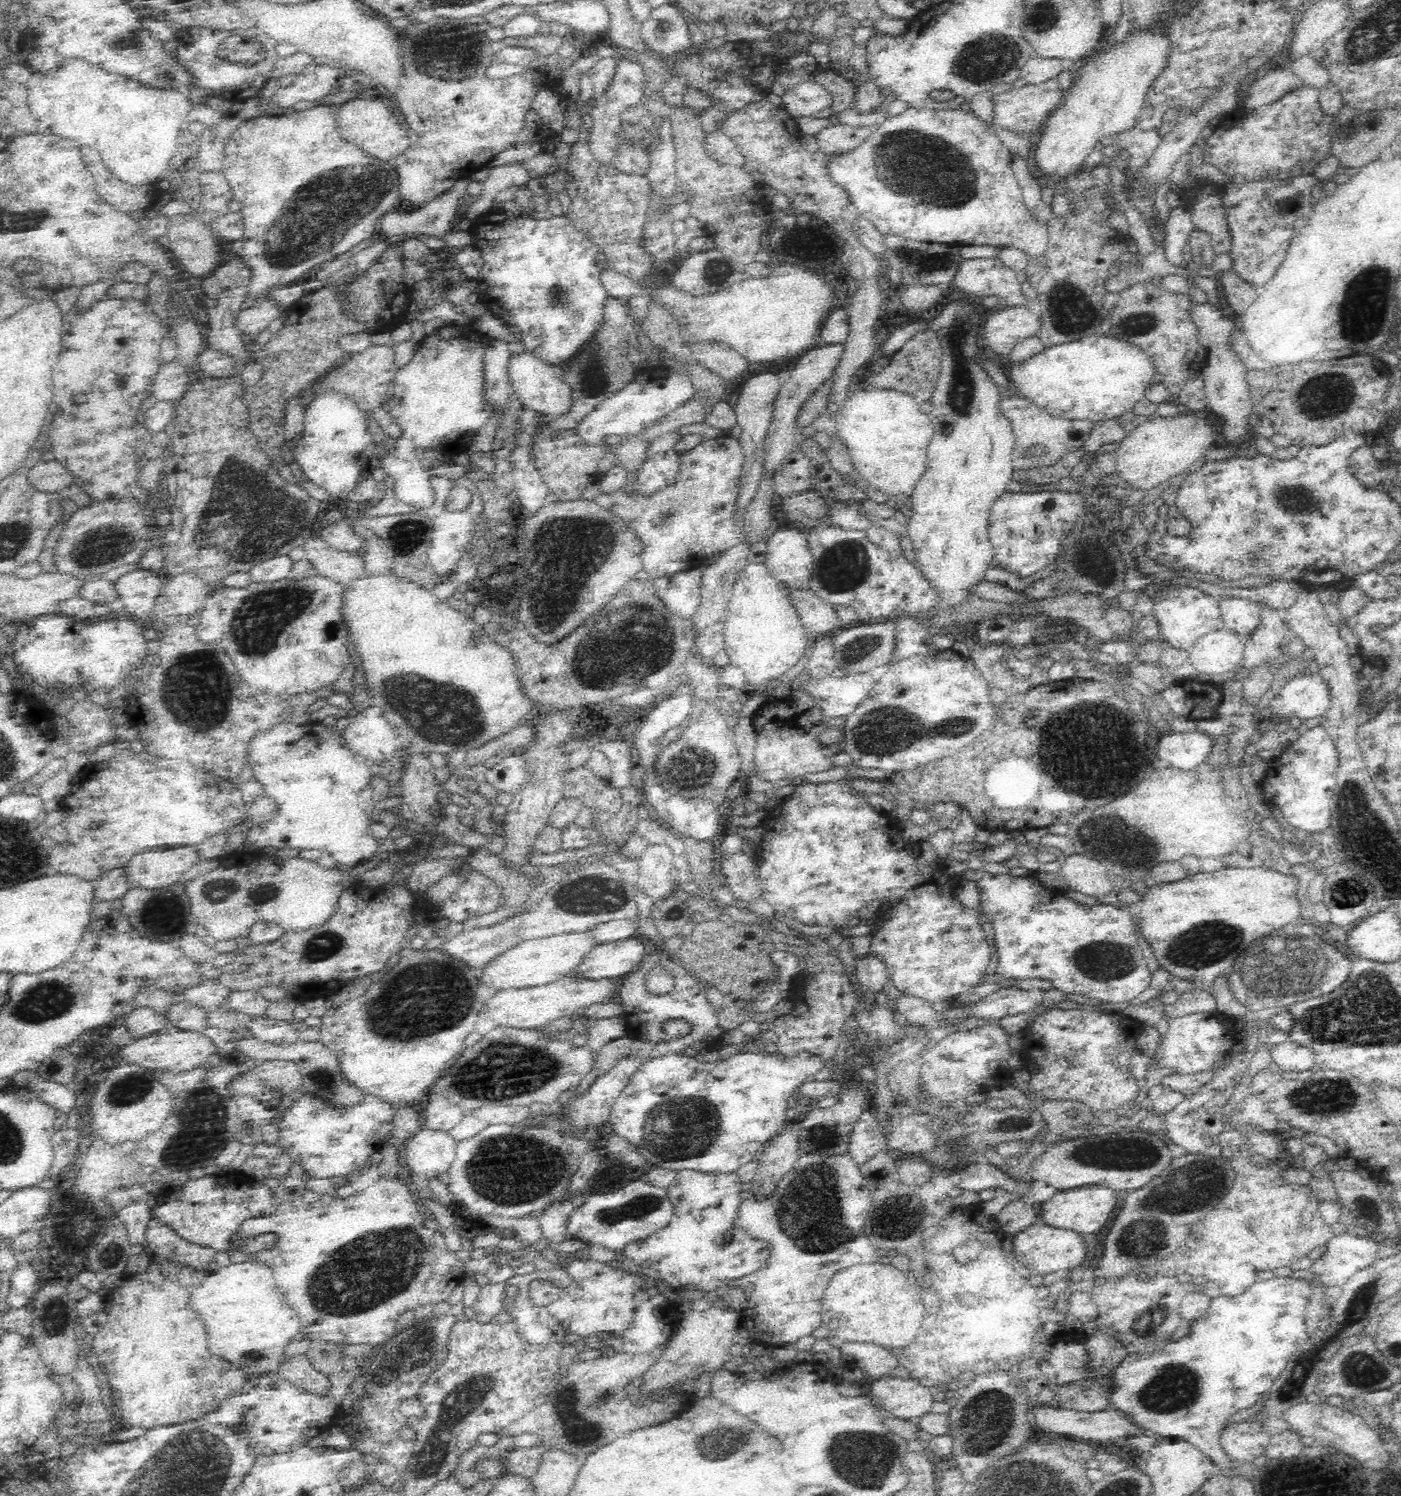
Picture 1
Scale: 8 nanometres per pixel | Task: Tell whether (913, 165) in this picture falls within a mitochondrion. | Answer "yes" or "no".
yes

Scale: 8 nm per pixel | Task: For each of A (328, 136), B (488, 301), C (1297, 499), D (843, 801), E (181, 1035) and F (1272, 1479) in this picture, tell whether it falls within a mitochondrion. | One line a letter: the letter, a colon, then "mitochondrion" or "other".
A: other
B: other
C: mitochondrion
D: other
E: other
F: mitochondrion

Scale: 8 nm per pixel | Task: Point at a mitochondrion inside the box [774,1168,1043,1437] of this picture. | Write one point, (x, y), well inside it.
(897, 1217)

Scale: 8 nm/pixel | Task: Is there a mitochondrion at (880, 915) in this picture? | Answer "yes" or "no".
no

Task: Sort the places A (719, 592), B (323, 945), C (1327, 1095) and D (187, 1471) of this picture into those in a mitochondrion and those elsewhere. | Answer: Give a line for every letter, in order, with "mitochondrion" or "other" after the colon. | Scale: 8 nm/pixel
A: other
B: mitochondrion
C: mitochondrion
D: mitochondrion

